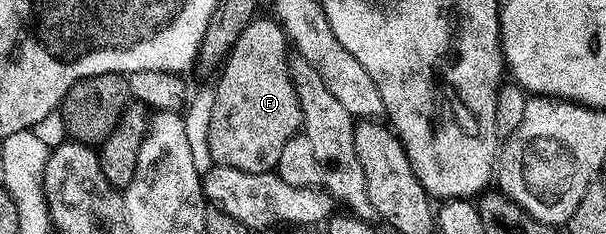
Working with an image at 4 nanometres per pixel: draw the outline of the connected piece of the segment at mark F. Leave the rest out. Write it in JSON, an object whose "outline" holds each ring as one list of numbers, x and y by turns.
{"outline":[[255,18,244,26,240,38,232,46,226,63,220,69,222,77,212,88,214,101,208,110,210,121,206,124,206,148,217,166,232,166,232,170,244,170,248,174,273,172,278,167,280,150,284,142,299,133,302,128,302,111,296,98,296,90,290,81,288,65,288,37,277,19]]}

